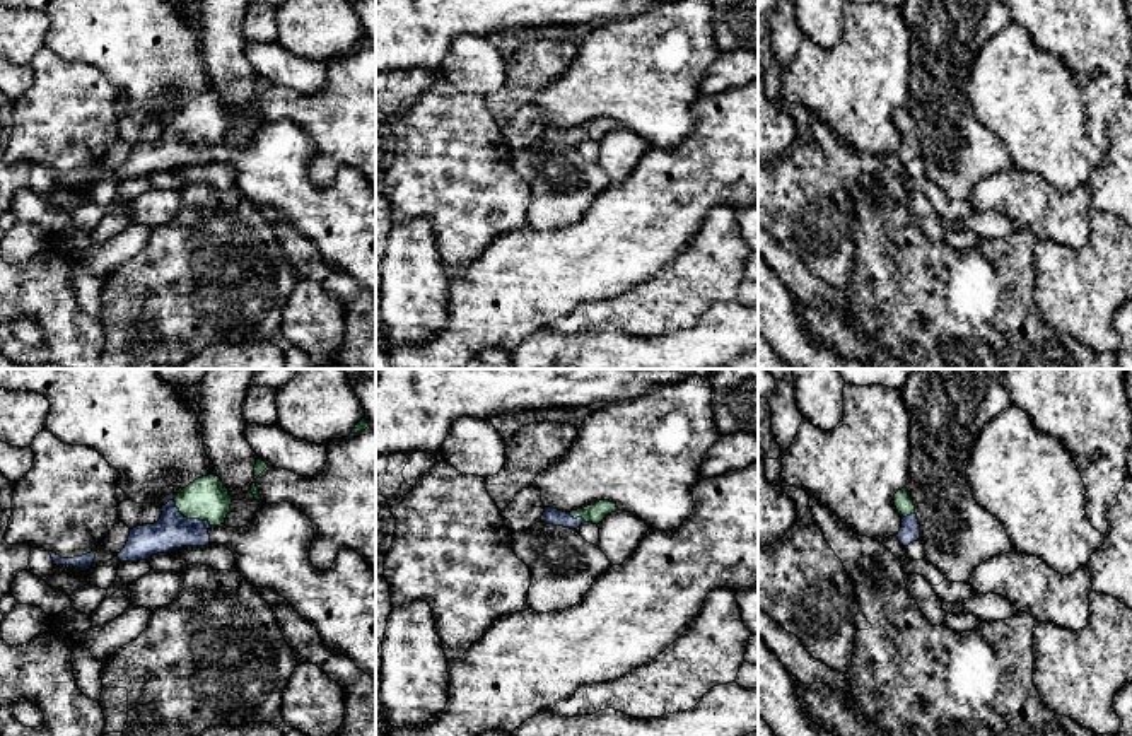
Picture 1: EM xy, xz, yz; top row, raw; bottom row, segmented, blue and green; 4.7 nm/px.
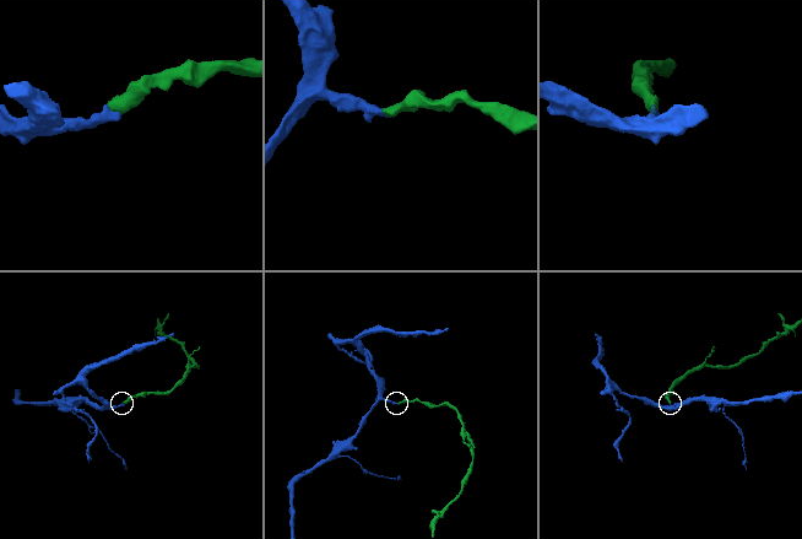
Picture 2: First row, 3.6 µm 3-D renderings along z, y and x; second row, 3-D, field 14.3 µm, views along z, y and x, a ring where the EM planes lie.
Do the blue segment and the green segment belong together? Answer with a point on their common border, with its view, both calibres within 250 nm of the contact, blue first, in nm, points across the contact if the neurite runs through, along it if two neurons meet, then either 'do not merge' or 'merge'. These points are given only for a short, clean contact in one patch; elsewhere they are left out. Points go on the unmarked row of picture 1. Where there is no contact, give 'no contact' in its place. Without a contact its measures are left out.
xy (190, 137) | 170/200 nm | across xy (173, 149), (190, 137), (207, 116) | merge

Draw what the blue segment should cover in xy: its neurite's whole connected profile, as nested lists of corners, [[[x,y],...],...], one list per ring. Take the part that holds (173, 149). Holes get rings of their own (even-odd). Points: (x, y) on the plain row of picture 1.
[[[207,92],[186,106],[160,126],[155,142],[130,147],[120,179],[149,178],[157,171],[171,171],[183,164],[207,164],[210,145],[225,140],[232,114],[229,106],[215,92]]]

